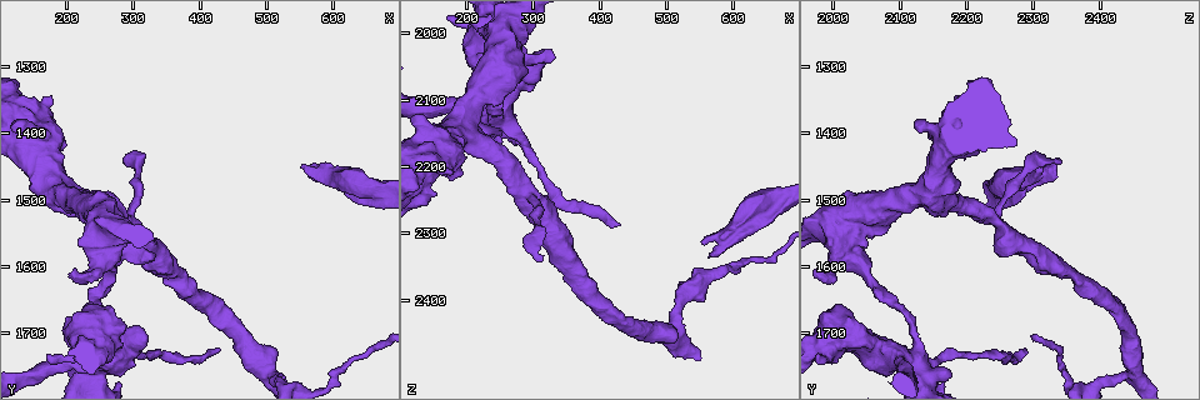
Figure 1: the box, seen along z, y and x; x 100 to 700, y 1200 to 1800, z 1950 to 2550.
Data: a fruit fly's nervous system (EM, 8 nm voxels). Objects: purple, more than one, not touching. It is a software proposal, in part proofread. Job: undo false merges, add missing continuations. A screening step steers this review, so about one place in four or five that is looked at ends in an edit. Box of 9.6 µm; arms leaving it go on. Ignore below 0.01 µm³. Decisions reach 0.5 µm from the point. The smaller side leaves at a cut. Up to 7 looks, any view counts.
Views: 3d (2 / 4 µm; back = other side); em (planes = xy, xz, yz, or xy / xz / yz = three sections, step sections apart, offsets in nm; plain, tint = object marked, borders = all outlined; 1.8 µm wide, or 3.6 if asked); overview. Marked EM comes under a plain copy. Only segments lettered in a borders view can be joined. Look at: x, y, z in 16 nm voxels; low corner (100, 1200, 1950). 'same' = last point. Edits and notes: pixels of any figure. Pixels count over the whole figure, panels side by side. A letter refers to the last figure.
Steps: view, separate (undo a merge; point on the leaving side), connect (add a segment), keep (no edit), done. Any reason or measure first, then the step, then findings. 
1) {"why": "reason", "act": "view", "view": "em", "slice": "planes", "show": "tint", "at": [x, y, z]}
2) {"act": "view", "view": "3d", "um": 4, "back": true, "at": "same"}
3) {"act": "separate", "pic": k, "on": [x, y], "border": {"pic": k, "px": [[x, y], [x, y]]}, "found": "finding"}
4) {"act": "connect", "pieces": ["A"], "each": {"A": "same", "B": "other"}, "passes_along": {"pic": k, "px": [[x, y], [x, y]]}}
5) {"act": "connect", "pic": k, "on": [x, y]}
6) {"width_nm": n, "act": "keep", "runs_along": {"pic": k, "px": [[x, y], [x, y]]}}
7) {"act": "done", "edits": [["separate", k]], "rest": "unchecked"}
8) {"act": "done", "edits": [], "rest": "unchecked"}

{"why": "long arm stops here", "act": "view", "view": "em", "slice": "yz", "step": 8, "show": "borders", "at": [430, 1720, 2285]}

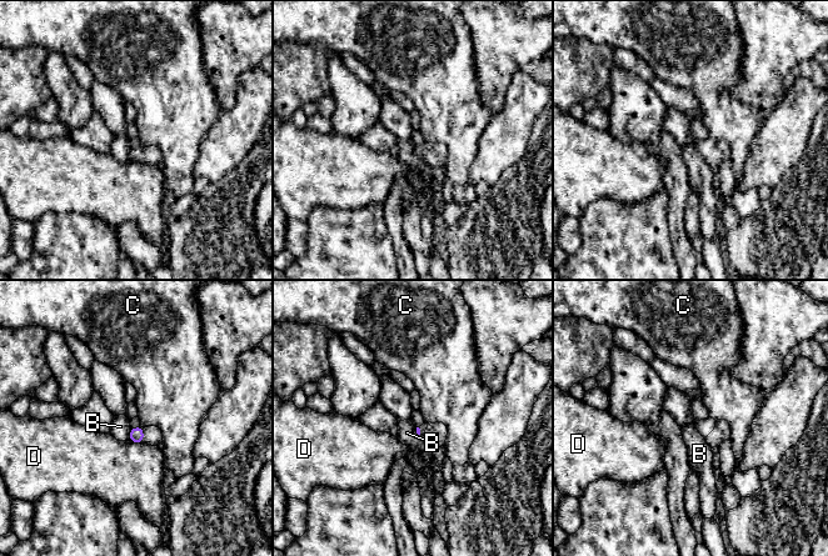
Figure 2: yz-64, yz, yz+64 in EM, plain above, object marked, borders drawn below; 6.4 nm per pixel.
{"act": "view", "view": "em", "slice": "planes", "show": "borders", "at": "same"}

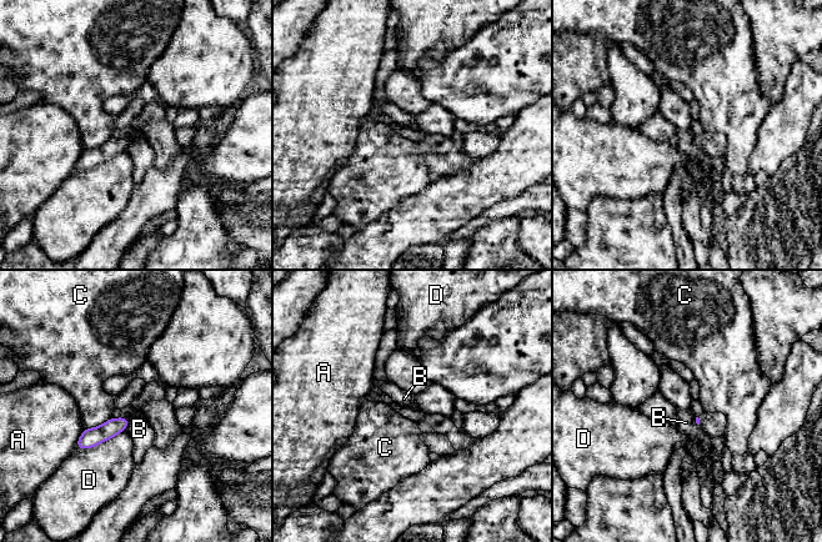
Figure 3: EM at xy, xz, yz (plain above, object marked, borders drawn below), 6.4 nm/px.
{"act": "keep", "each": {"A": "other", "B": "other", "C": "other", "D": "other"}, "found": "none of them fits"}

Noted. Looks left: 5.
{"why": "stops while still wide", "act": "view", "view": "em", "slice": "xy", "step": 8, "show": "borders", "at": [565, 1450, 2330]}

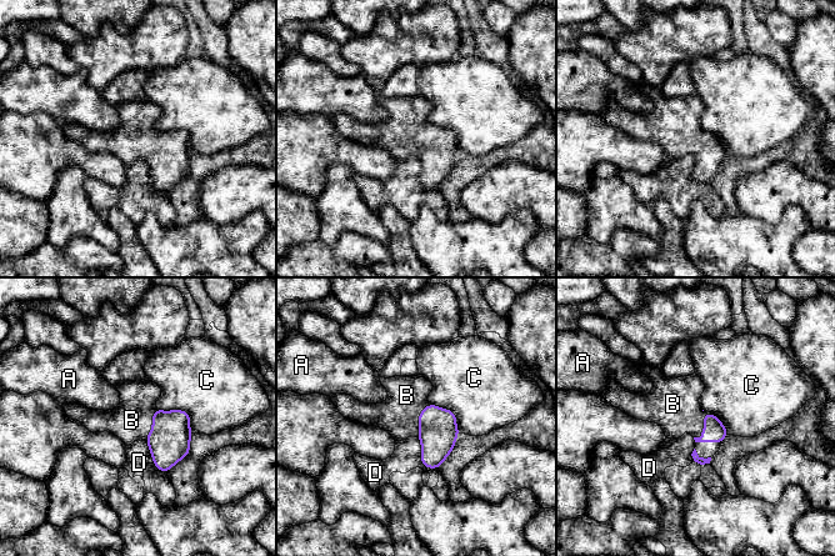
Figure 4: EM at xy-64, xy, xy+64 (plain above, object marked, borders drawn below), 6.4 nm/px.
{"act": "connect", "pic": 4, "on": [406, 395], "each": {"A": "other", "B": "same", "C": "other", "D": "other"}, "found": "it goes on there"}

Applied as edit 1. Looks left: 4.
{"why": "sharp bend", "act": "view", "view": "em", "um": 3.6, "slice": "xy", "step": 4, "show": "borders", "at": [250, 1725, 2125]}

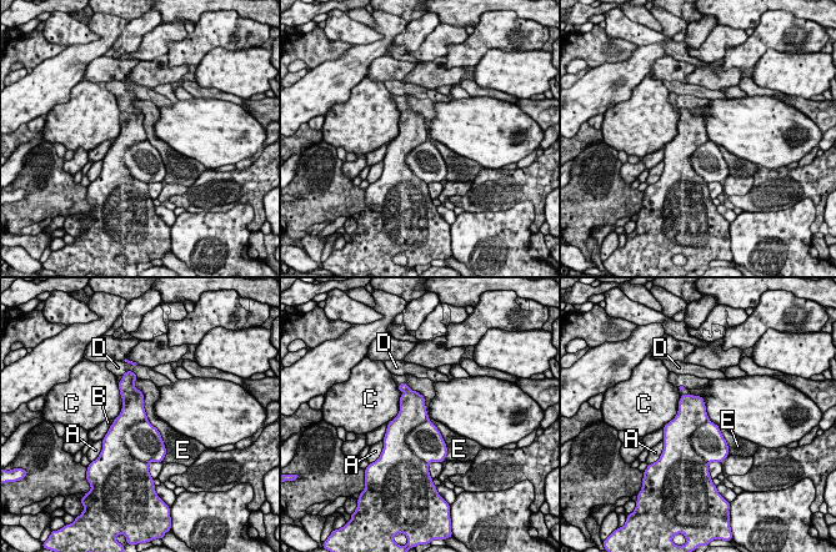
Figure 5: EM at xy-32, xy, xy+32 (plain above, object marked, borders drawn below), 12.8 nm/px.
{"why": "cut it another way", "act": "view", "view": "em", "um": 3.6, "slice": "planes", "show": "borders", "at": "same"}

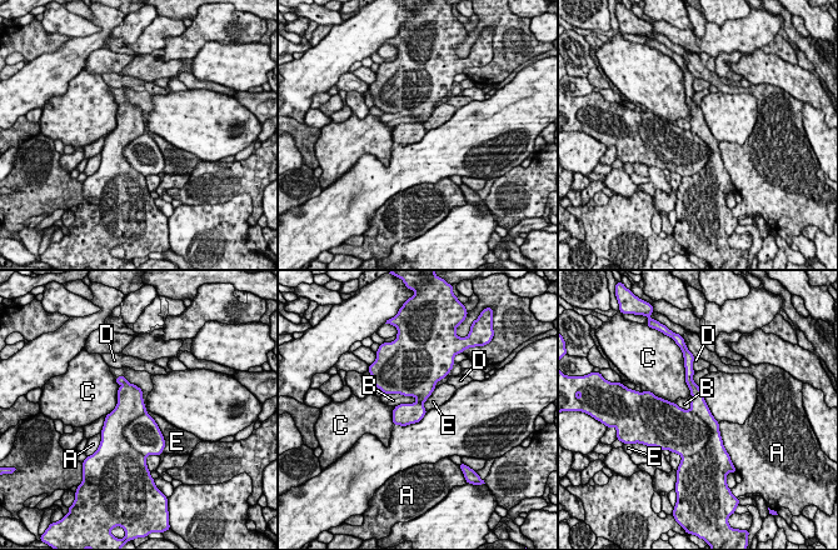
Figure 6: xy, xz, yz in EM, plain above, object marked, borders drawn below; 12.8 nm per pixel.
{"longest_contact_nm": ["E", 850], "act": "separate", "pic": 6, "on": [141, 433], "each": {"A": "other", "B": "other", "C": "other", "D": "other", "E": "other"}, "found": "two cells meet here"}

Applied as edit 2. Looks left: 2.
{"act": "done", "edits": [["connect", 4], ["separate", 6]], "rest": "unchecked"}

